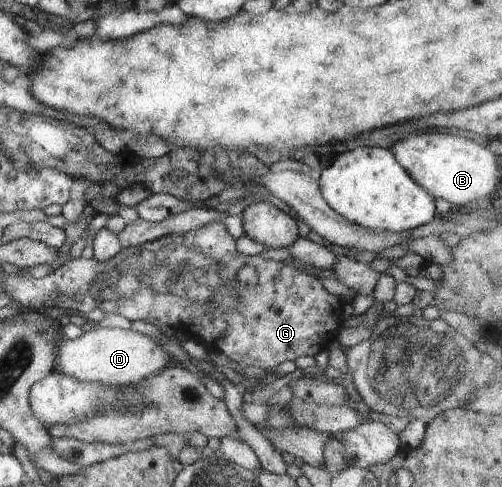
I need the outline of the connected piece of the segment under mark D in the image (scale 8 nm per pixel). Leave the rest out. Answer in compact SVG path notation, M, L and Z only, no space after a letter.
M96 325L79 337L66 338L58 345L58 349L53 351L51 372L83 382L126 386L157 373L168 363L170 355L150 335L121 328L100 328Z

